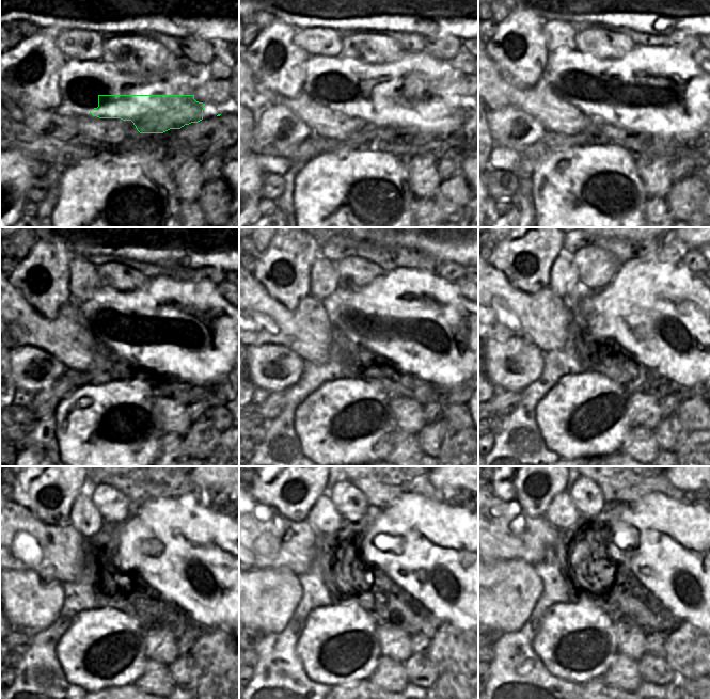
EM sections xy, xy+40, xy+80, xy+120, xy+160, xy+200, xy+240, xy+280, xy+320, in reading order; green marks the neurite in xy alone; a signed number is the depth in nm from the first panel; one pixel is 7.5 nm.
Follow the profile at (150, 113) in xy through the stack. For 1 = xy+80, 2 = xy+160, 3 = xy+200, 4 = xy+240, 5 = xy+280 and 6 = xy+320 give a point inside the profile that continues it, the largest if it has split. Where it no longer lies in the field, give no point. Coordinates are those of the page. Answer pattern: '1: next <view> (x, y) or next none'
1: next xy+80 (678, 115)
2: next xy+160 (444, 359)
3: next xy+200 (683, 358)
4: next xy+240 (203, 596)
5: next xy+280 (442, 593)
6: next xy+320 (682, 593)

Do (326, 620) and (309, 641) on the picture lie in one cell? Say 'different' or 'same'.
same

